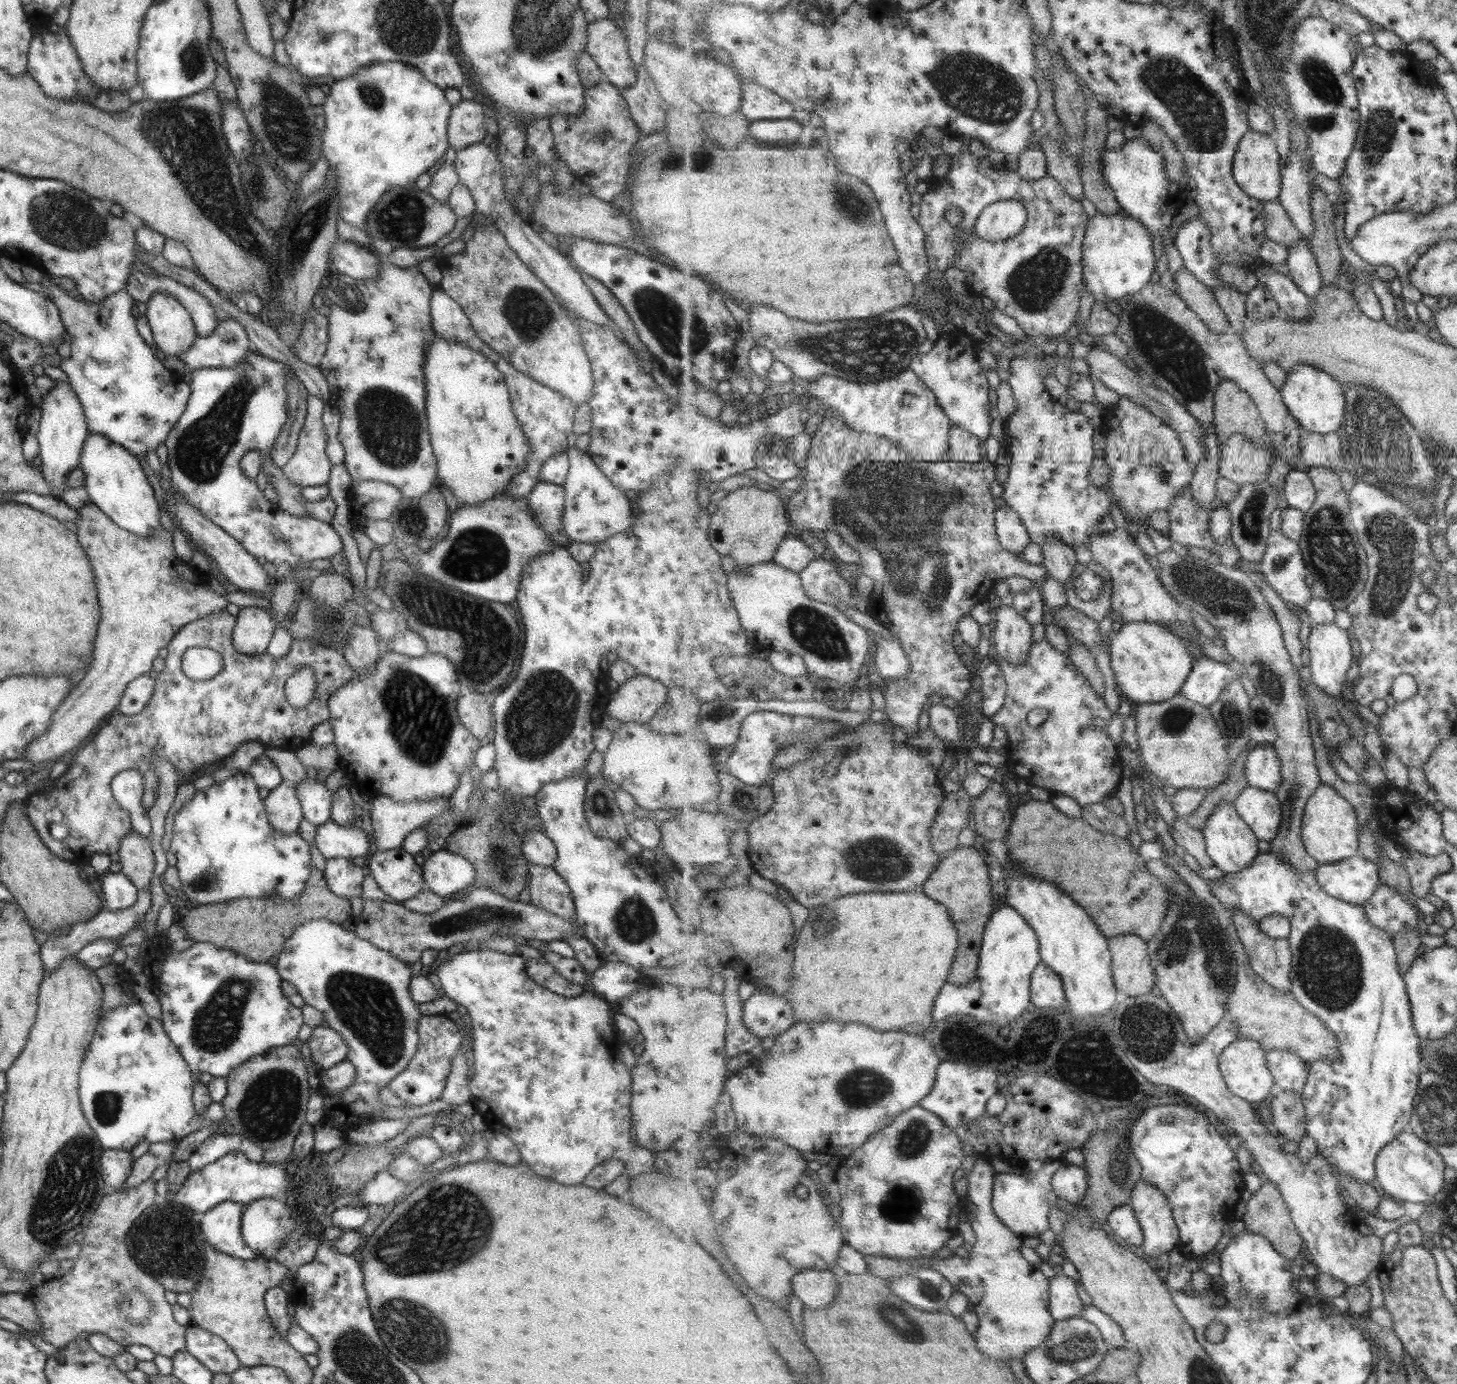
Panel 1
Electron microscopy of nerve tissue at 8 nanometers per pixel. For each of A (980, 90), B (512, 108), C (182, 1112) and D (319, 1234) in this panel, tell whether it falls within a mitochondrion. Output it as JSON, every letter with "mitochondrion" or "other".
{"A":"mitochondrion","B":"other","C":"other","D":"other"}

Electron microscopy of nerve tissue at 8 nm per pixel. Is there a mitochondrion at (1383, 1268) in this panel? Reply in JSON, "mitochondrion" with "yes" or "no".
{"mitochondrion":"no"}

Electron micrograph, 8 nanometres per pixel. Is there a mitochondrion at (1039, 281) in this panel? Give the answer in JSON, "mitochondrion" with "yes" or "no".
{"mitochondrion":"yes"}

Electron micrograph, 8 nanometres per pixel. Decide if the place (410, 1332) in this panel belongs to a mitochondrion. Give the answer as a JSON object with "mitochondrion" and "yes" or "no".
{"mitochondrion":"yes"}

